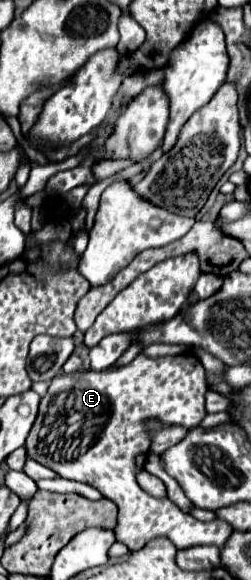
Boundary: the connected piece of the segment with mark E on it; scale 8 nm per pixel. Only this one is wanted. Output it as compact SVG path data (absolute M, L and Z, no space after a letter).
M192 352L164 358L136 356L122 368L62 374L54 378L48 394L40 400L38 418L24 444L30 458L54 470L58 476L86 482L98 488L104 498L114 500L120 510L114 532L118 542L124 542L130 550L140 550L156 536L170 538L176 548L200 544L222 548L234 532L234 528L220 518L200 522L182 512L168 498L152 498L136 482L136 474L148 452L148 434L144 430L146 418L192 428L206 416L206 372L200 360L192 356Z

